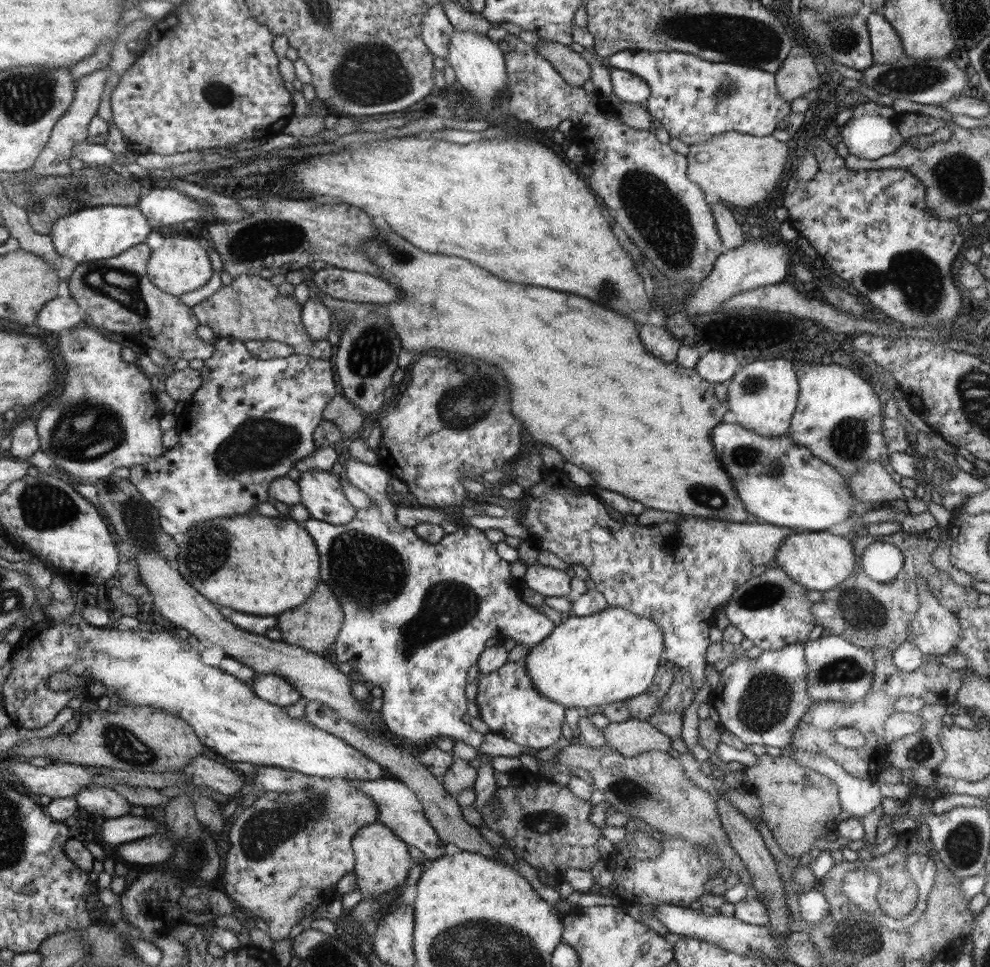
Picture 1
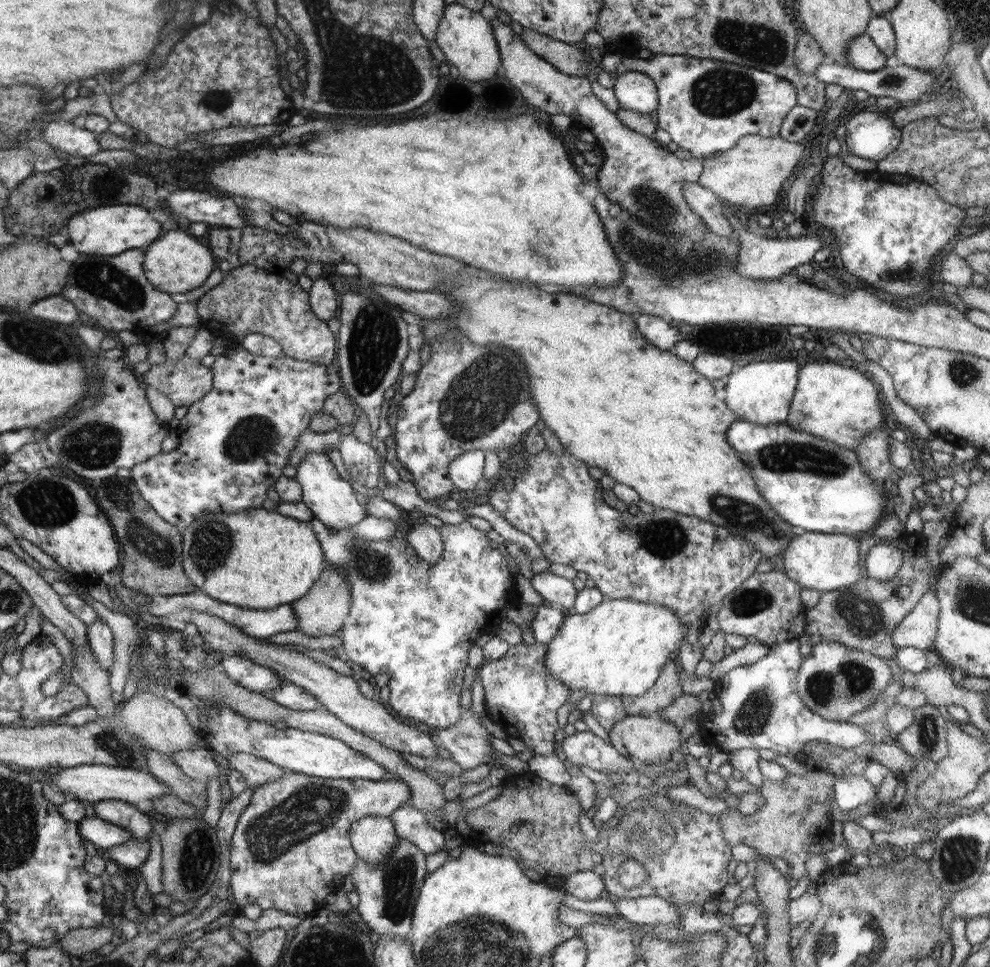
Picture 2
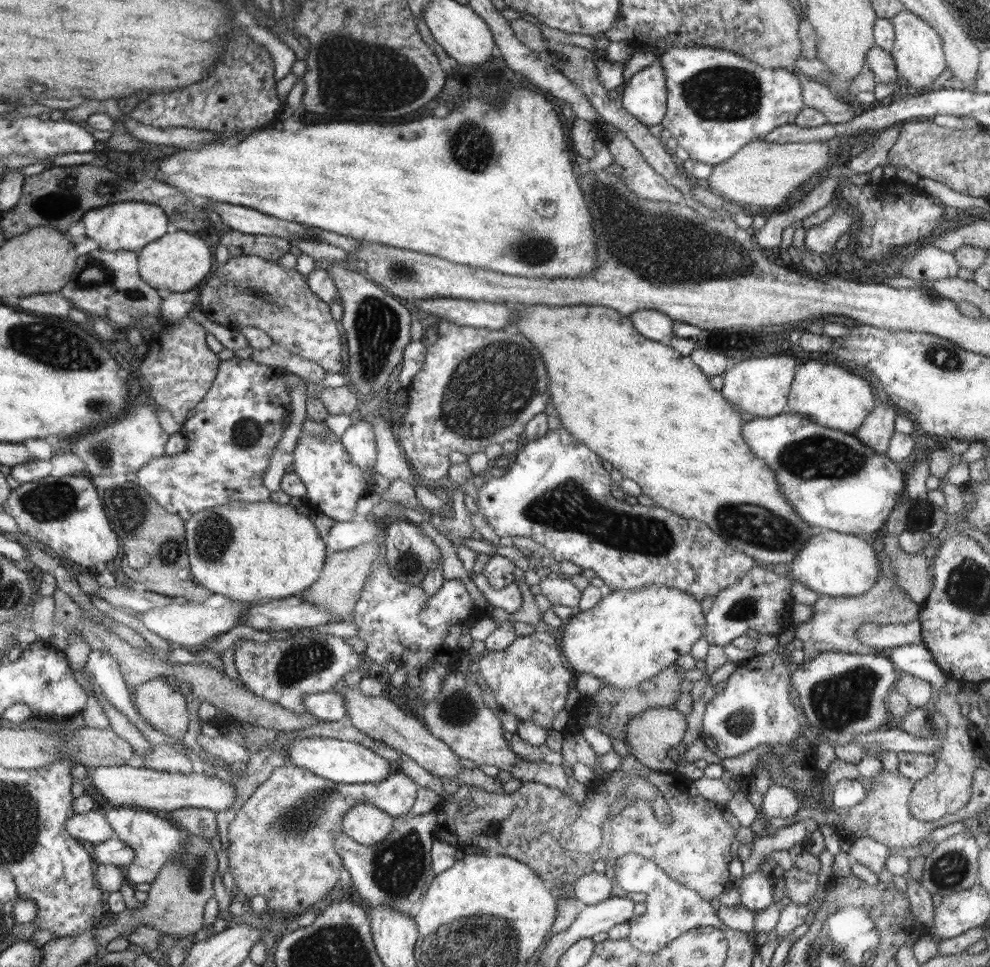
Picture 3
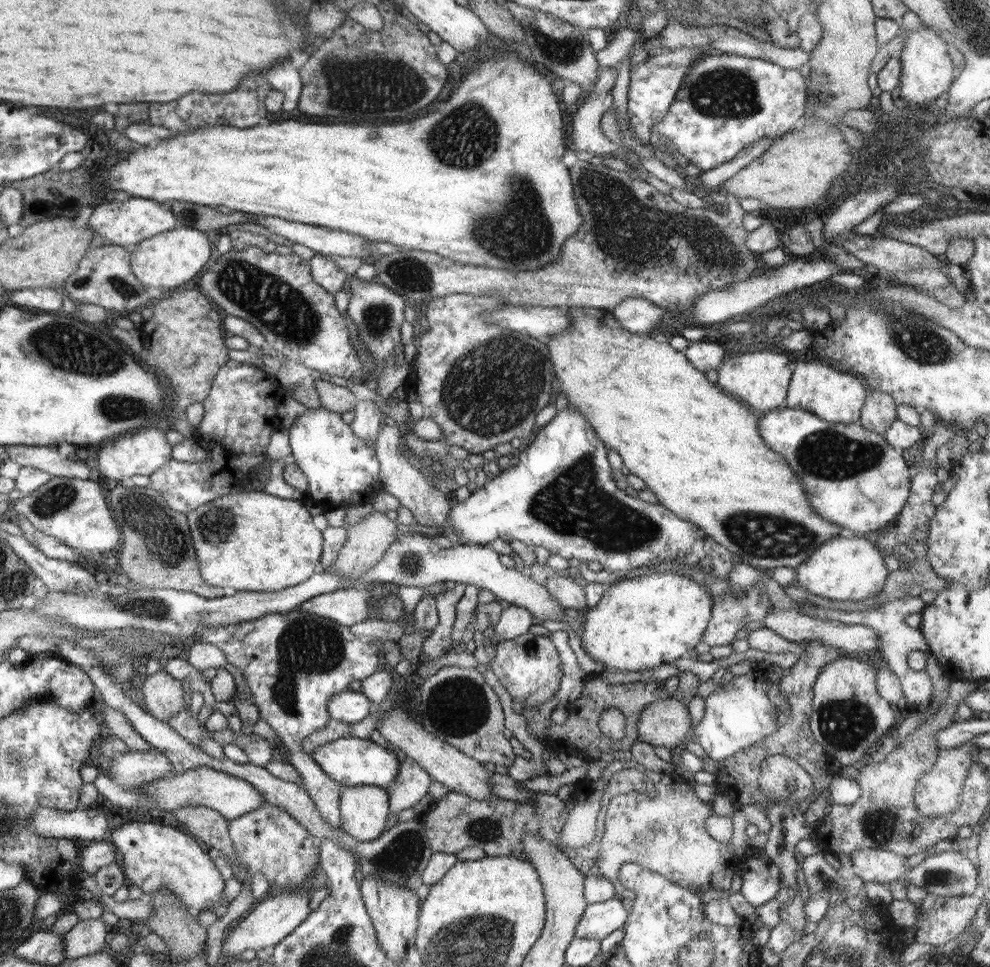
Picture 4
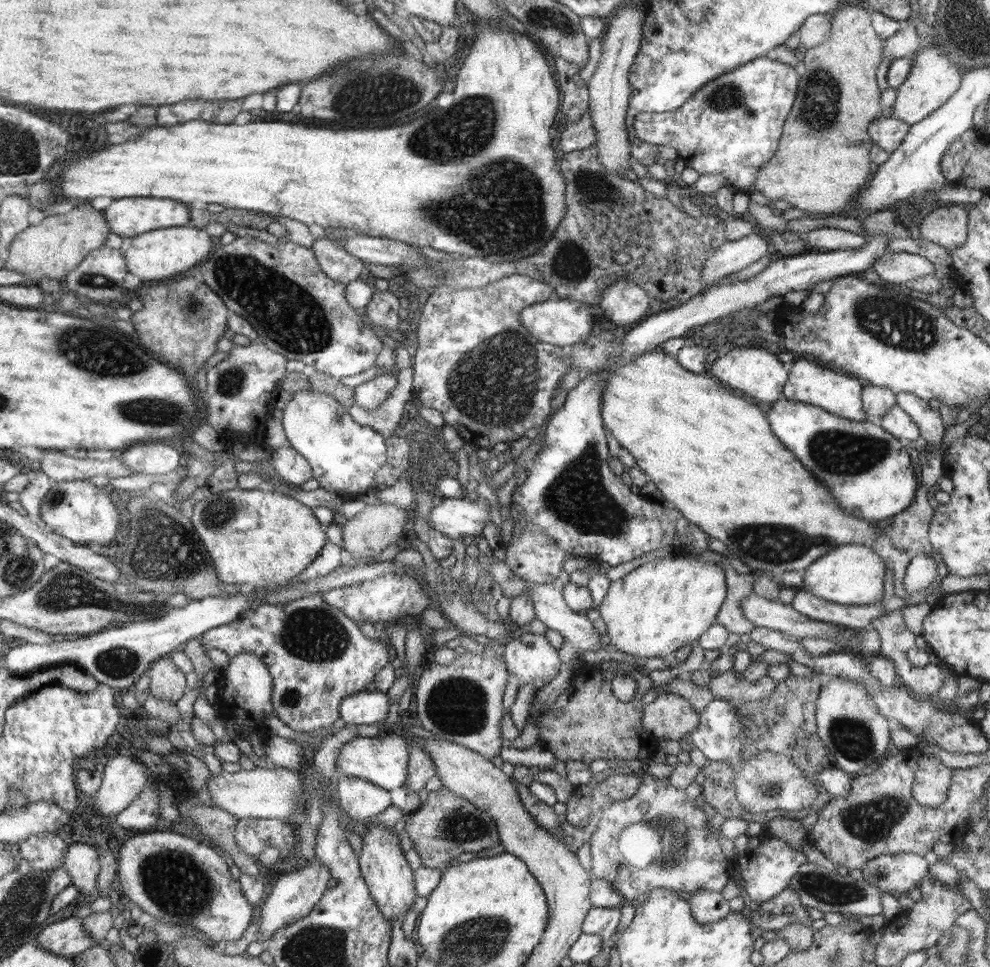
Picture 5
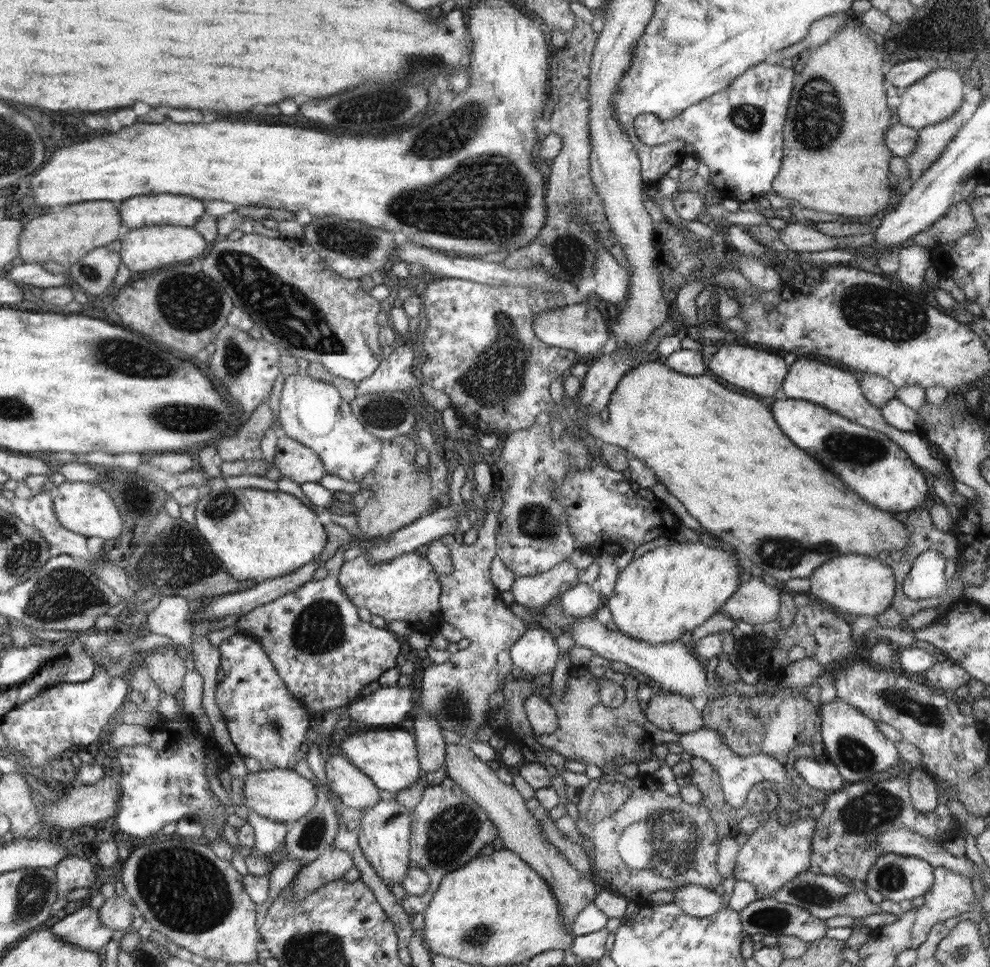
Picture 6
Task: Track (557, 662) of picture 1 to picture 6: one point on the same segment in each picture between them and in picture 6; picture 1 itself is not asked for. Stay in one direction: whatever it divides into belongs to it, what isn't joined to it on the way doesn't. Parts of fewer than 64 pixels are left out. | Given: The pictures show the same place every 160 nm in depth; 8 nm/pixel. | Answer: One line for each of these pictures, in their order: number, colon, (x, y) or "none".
2: (620, 648)
3: (630, 636)
4: (652, 620)
5: (666, 604)
6: (672, 589)

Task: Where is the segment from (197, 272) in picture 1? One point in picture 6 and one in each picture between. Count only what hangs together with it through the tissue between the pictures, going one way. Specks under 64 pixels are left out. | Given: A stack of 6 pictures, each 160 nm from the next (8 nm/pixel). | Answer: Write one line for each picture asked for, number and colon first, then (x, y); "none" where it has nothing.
2: (177, 262)
3: (177, 262)
4: (167, 261)
5: (160, 254)
6: (143, 249)

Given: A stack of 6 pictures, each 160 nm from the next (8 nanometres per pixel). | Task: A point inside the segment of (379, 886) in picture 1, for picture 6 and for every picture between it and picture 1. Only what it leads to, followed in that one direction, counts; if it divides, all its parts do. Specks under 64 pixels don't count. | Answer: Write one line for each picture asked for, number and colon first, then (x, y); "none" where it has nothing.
2: (373, 838)
3: (367, 825)
4: (364, 810)
5: (360, 799)
6: (356, 790)

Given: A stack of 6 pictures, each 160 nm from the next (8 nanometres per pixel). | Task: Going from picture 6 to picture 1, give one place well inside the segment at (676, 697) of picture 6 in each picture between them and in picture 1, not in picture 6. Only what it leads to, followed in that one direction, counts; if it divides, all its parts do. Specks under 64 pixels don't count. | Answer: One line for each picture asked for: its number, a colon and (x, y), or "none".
1: (633, 737)
2: (641, 739)
3: (650, 735)
4: (667, 723)
5: (669, 717)

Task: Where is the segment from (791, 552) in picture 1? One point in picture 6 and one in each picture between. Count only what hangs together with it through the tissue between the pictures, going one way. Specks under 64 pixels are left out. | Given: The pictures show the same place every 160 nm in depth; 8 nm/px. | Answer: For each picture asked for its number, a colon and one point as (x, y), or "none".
2: (825, 562)
3: (832, 564)
4: (853, 569)
5: (851, 574)
6: (861, 585)

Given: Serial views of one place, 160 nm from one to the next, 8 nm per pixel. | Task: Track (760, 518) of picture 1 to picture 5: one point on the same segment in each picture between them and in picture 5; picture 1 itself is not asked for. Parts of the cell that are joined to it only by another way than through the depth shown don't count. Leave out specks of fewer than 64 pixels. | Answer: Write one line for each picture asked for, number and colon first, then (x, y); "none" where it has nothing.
2: (812, 484)
3: (832, 481)
4: (853, 478)
5: (869, 472)

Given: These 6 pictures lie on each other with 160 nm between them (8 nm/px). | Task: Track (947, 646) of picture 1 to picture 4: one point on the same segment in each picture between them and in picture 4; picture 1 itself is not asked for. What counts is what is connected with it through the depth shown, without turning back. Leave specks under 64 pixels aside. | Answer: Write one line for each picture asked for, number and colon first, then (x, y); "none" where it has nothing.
2: (918, 629)
3: (881, 637)
4: (855, 640)

